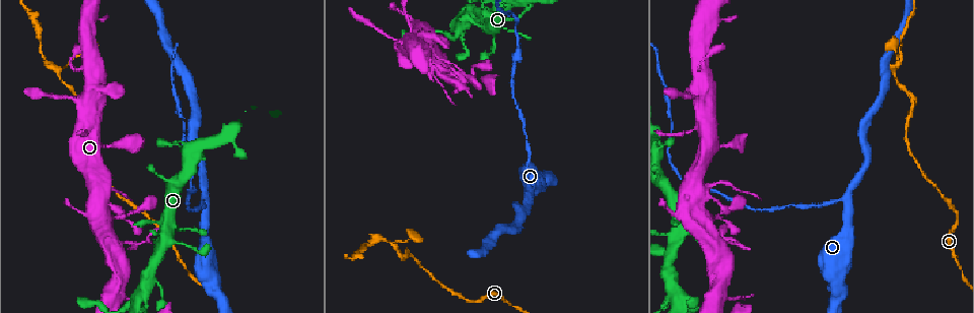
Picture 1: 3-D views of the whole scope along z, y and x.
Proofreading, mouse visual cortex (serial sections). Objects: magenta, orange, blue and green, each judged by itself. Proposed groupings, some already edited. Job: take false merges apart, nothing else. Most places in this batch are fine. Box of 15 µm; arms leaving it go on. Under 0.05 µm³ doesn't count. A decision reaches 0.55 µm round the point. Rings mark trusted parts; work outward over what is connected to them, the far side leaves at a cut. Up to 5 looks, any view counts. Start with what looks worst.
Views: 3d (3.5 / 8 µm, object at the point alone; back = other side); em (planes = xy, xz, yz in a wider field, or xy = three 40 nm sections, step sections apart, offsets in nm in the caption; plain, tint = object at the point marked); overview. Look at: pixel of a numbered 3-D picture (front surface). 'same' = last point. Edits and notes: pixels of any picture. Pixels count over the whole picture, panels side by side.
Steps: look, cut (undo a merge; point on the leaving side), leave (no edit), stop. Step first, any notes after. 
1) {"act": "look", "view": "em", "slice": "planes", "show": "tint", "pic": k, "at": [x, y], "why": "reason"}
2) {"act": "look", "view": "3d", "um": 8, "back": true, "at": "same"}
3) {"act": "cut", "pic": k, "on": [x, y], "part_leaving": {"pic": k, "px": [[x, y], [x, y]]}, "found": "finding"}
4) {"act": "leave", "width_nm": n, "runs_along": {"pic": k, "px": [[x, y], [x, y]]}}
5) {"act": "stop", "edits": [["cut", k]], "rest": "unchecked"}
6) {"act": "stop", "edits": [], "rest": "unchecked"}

{"act": "look", "view": "3d", "um": 8, "pic": 1, "at": [894, 72], "why": "a fork"}

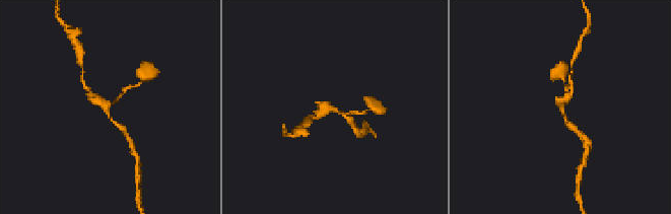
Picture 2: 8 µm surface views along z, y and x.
{"act": "look", "view": "em", "slice": "planes", "show": "tint", "pic": 2, "at": [105, 105], "arms": 3, "arm_widths_nm": [100, 150, 200]}

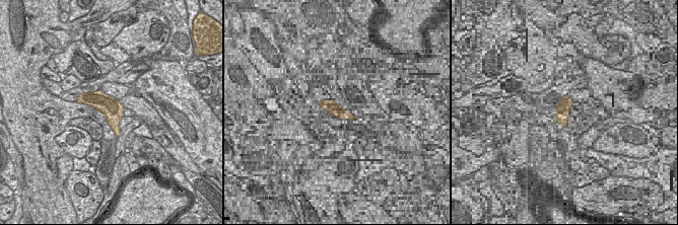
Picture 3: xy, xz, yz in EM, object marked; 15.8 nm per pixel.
{"act": "leave", "width_nm": 320, "runs_along": {"pic": 2, "px": [[123, 128], [85, 87]]}, "found": "all the same cell"}

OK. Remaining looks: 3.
{"act": "look", "view": "3d", "um": 3.5, "back": true, "pic": 1, "at": [103, 182], "why": "abrupt turn"}

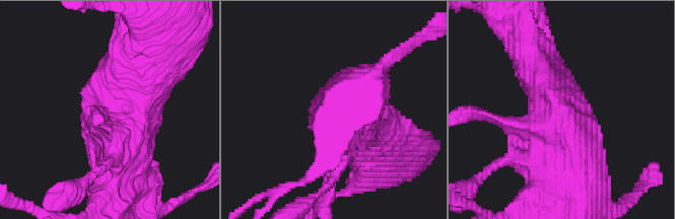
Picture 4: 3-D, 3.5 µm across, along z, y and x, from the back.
{"act": "look", "view": "em", "slice": "xy", "step": 3, "show": "tint", "pic": 4, "at": [111, 117]}

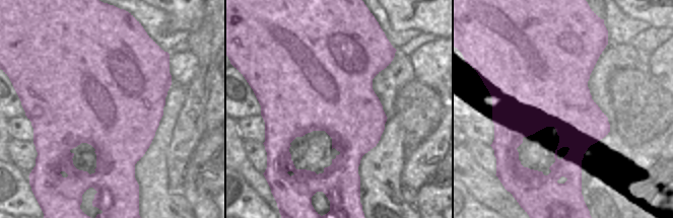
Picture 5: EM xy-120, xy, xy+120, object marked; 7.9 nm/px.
{"act": "leave", "runs_along": {"pic": 4, "px": [[534, 58], [576, 130], [576, 176]]}, "found": "continuous, no second cell"}

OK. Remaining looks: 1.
{"act": "stop", "edits": [], "rest": "unchecked"}

